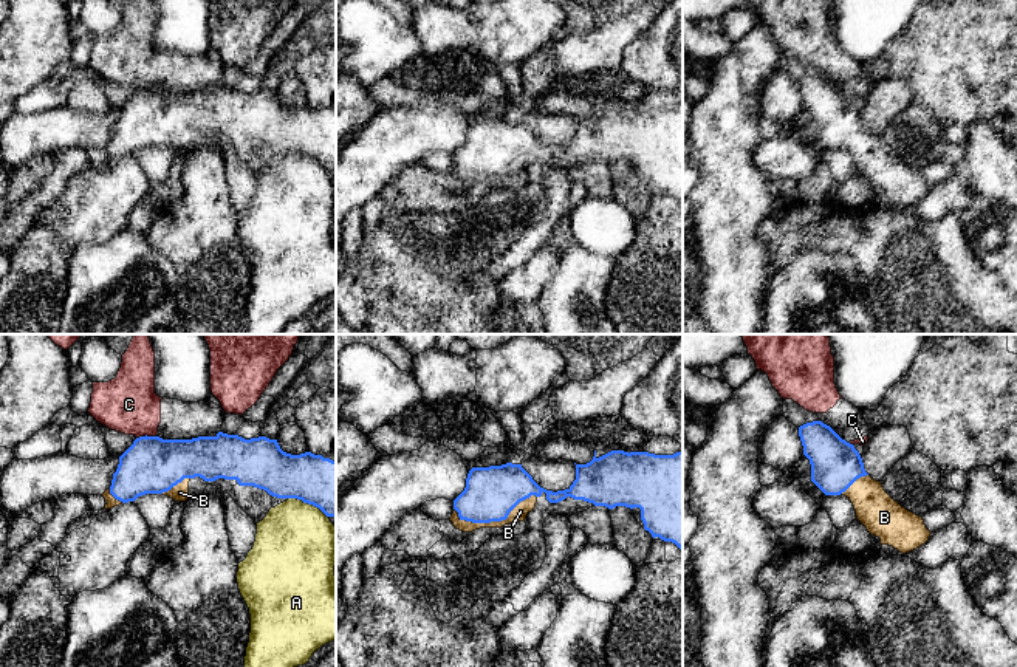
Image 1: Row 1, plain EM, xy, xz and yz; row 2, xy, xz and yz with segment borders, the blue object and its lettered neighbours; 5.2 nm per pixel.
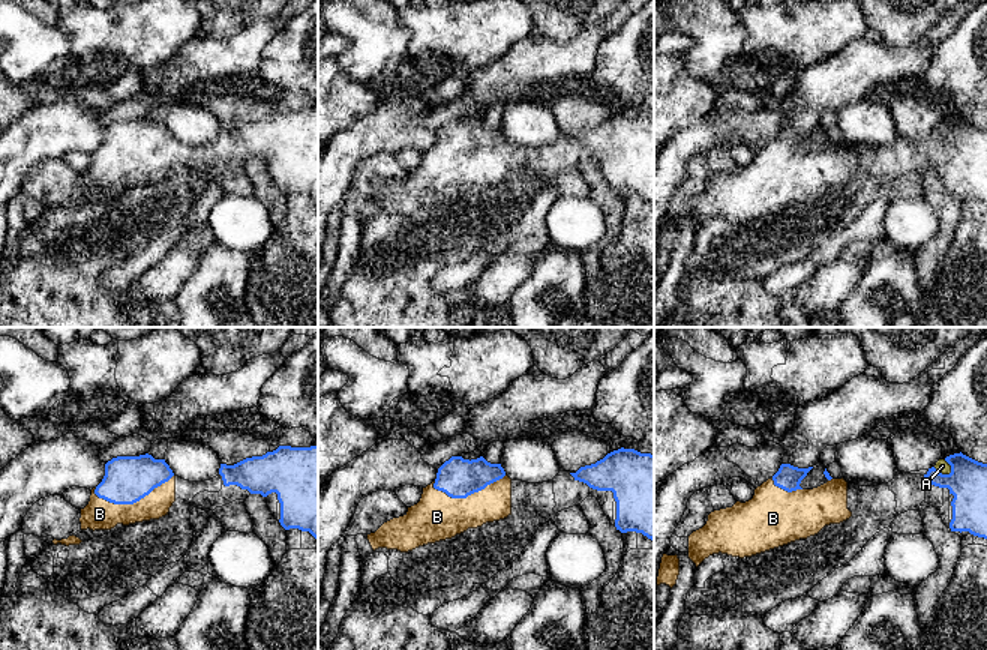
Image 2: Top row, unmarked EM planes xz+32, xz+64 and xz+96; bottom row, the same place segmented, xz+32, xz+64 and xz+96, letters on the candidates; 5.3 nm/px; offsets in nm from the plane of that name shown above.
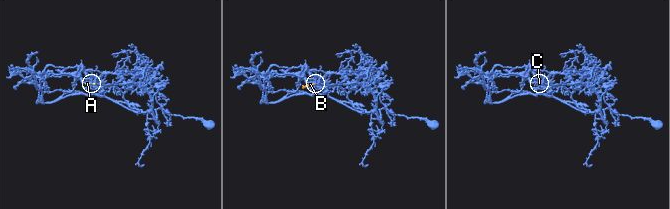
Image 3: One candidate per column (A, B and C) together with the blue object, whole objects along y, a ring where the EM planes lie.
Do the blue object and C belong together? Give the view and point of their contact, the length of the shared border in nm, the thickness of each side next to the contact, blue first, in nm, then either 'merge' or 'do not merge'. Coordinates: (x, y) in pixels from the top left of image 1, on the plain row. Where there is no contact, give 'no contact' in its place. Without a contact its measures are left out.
contact xy (146, 88); length 100 nm; calibres 300 and 300 nm; do not merge

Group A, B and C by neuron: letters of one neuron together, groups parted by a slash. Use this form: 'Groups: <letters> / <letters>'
Groups: A / B / C

